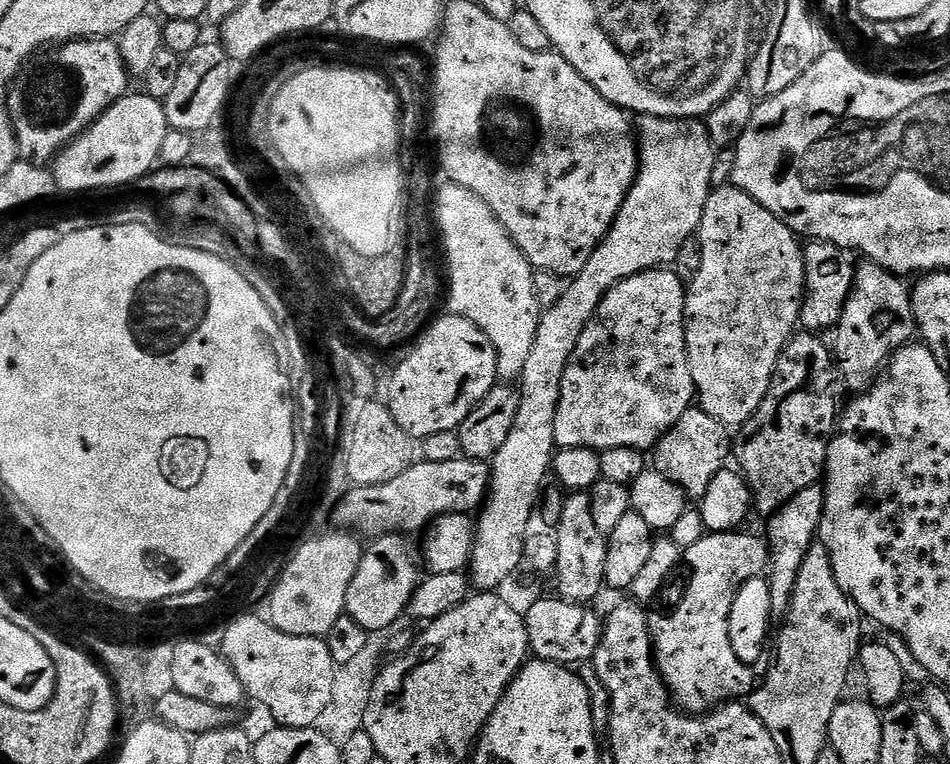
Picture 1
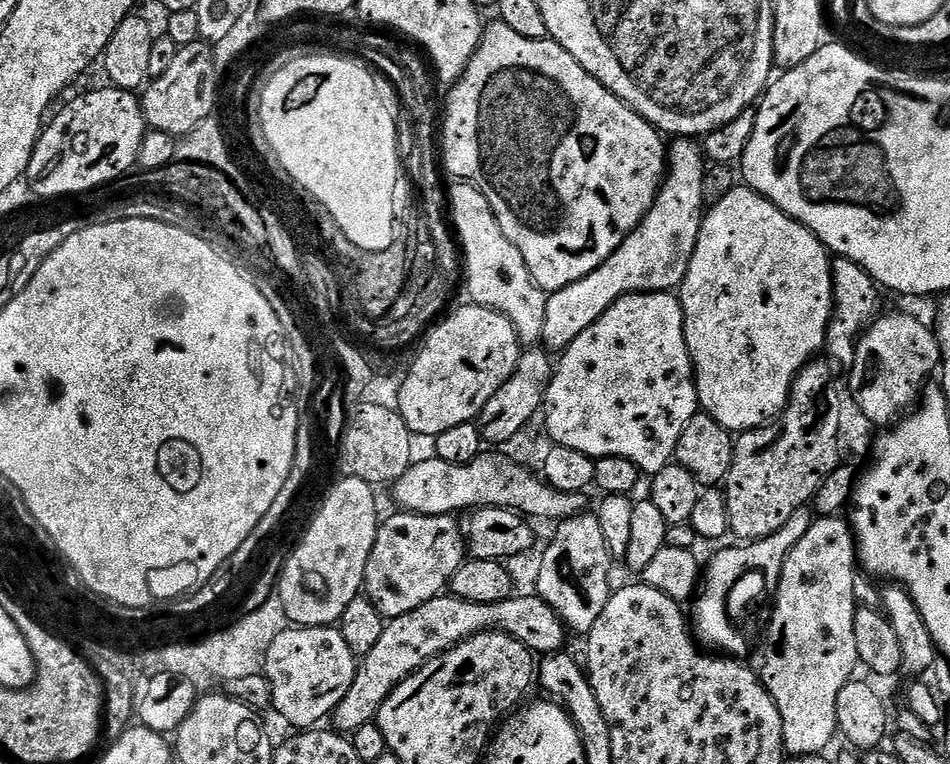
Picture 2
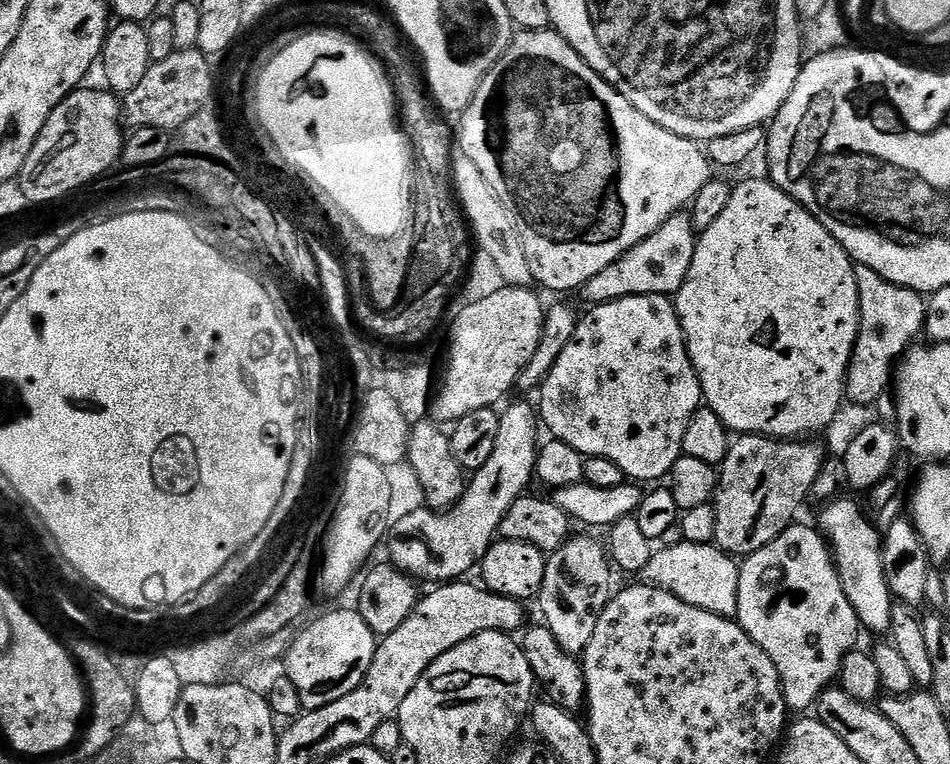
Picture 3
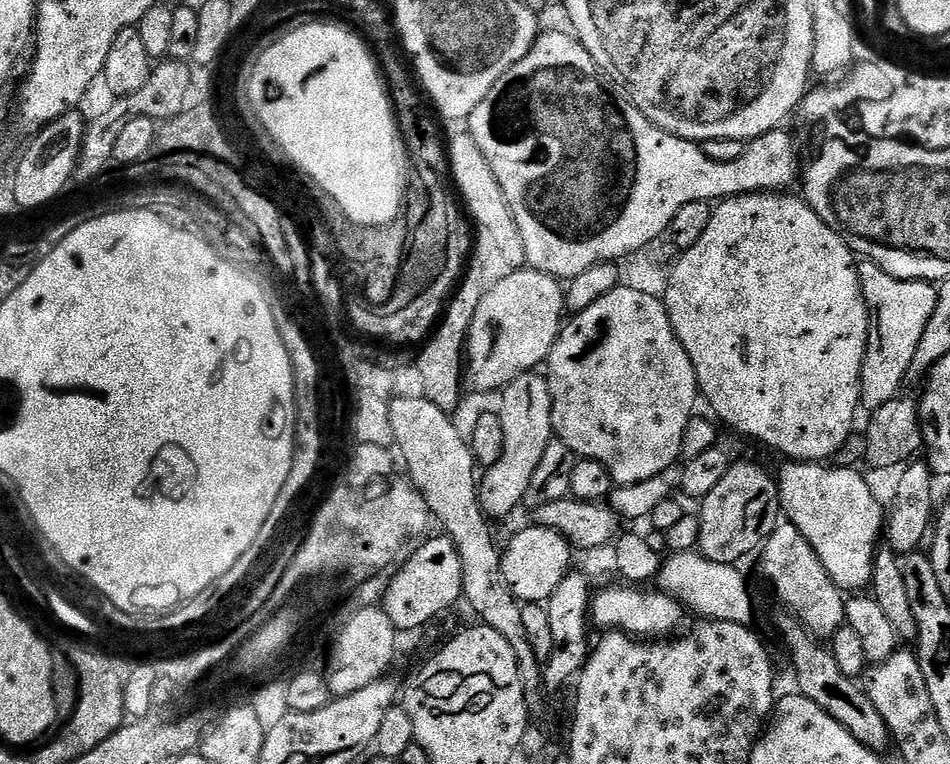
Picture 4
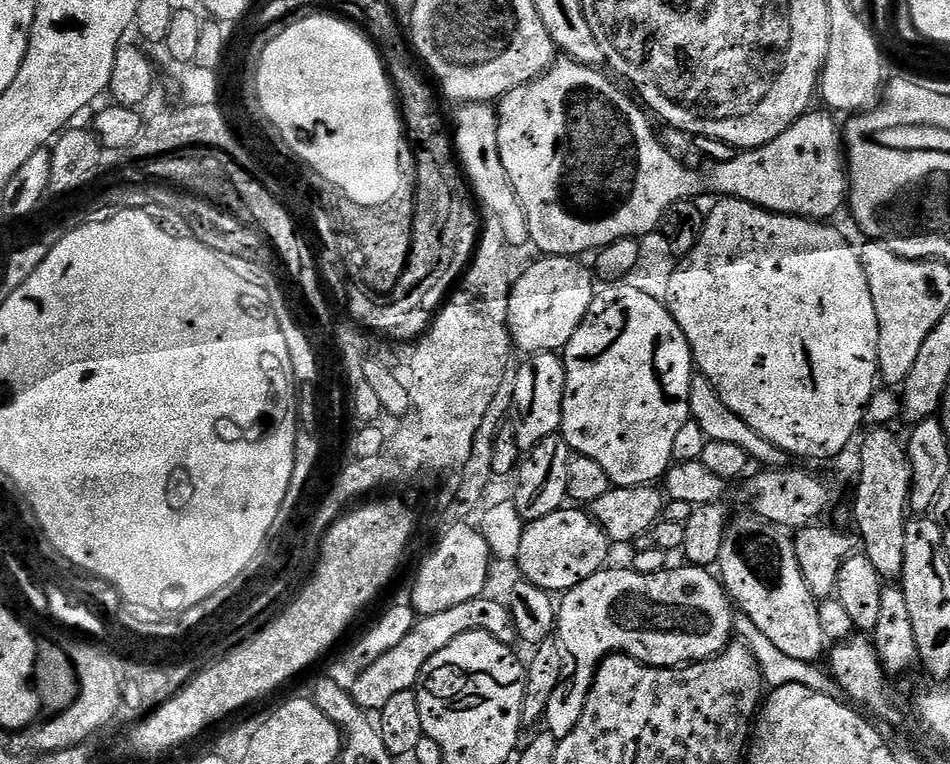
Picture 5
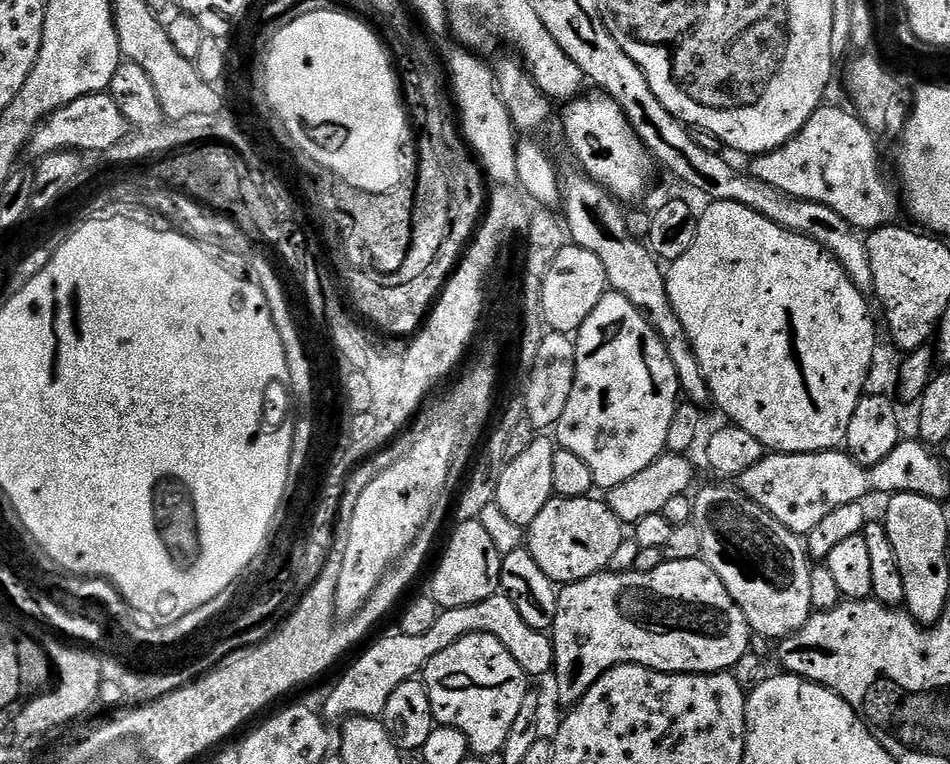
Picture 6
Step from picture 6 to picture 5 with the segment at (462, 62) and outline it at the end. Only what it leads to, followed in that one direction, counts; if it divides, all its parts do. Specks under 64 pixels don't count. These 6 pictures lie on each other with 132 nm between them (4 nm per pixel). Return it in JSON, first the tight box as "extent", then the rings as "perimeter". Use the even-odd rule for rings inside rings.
{"extent":[454,103,530,249],"perimeter":[[[491,103],[462,104],[455,110],[457,111],[456,124],[454,120],[456,155],[475,199],[481,205],[484,203],[492,211],[491,215],[498,222],[498,226],[502,226],[504,242],[509,249],[520,248],[523,244],[527,245],[530,226],[526,222],[526,210],[522,210],[522,202],[510,182],[510,178],[502,166],[502,158],[498,154],[496,108]]]}

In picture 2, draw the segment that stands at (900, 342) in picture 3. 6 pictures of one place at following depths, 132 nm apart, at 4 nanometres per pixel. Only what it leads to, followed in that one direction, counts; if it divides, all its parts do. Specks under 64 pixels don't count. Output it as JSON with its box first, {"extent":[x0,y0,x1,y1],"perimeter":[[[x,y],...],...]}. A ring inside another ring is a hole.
{"extent":[823,258,881,365],"perimeter":[[[843,258],[832,260],[832,317],[828,323],[823,351],[833,365],[855,365],[856,341],[881,311],[879,291],[881,292],[881,289],[876,281],[862,266]]]}

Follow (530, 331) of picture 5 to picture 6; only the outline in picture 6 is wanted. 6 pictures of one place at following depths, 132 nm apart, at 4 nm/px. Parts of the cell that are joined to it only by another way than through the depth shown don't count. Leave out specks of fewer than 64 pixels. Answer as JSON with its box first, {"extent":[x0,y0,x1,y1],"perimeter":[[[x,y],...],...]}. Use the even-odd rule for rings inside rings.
{"extent":[542,242,608,332],"perimeter":[[[568,242],[550,266],[542,286],[542,314],[545,325],[554,332],[579,332],[582,322],[590,318],[590,310],[594,310],[594,306],[602,302],[608,291],[606,266],[602,266],[598,254],[590,254],[590,250]]]}

